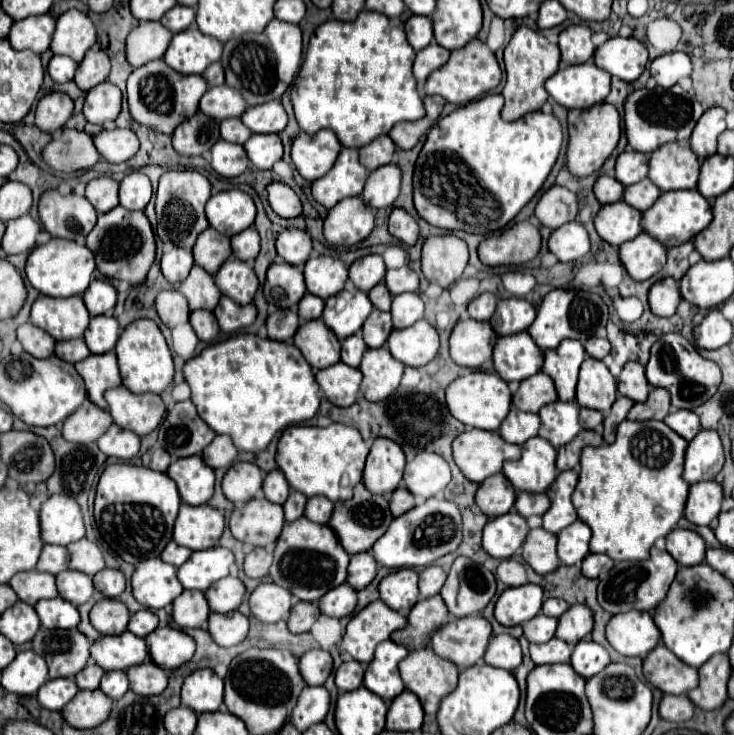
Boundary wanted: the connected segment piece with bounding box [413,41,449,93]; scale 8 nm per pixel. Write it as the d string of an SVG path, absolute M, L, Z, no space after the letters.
M431 41L423 51L417 53L417 59L413 63L413 75L417 79L417 89L419 93L423 93L423 85L425 79L437 71L439 67L443 67L449 59L449 51L445 47L439 47L435 41Z

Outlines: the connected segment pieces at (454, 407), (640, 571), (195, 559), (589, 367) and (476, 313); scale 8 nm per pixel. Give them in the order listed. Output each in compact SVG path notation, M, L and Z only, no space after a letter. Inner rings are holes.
M473 371L463 377L457 377L447 387L447 407L455 419L459 419L467 427L497 431L511 407L511 391L507 383L497 373Z
M657 547L651 549L651 557L647 561L621 561L615 563L613 569L601 577L599 589L597 589L597 599L599 605L609 611L611 615L625 613L631 609L637 611L653 611L667 595L669 585L673 583L677 573L677 563L667 551L659 551Z
M211 547L205 551L193 551L191 559L177 569L177 577L185 589L207 591L213 583L229 575L229 567L235 557L225 547Z
M587 357L581 363L581 371L579 371L579 383L577 383L579 405L607 413L615 399L617 399L615 377L609 373L603 361Z
M481 293L469 303L469 315L477 321L489 321L489 317L495 313L497 297L493 293Z

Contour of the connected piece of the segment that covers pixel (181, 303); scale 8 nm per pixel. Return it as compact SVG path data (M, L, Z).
M171 289L171 291L161 291L155 299L155 305L157 305L157 313L161 317L161 321L173 329L175 325L181 325L181 323L187 323L189 321L189 307L187 307L187 299Z

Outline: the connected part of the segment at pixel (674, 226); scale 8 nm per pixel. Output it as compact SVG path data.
M679 189L679 191L661 193L655 207L651 207L651 211L643 211L643 231L655 237L659 243L663 243L663 247L667 249L691 241L697 233L707 229L711 221L713 221L711 205L695 189Z

